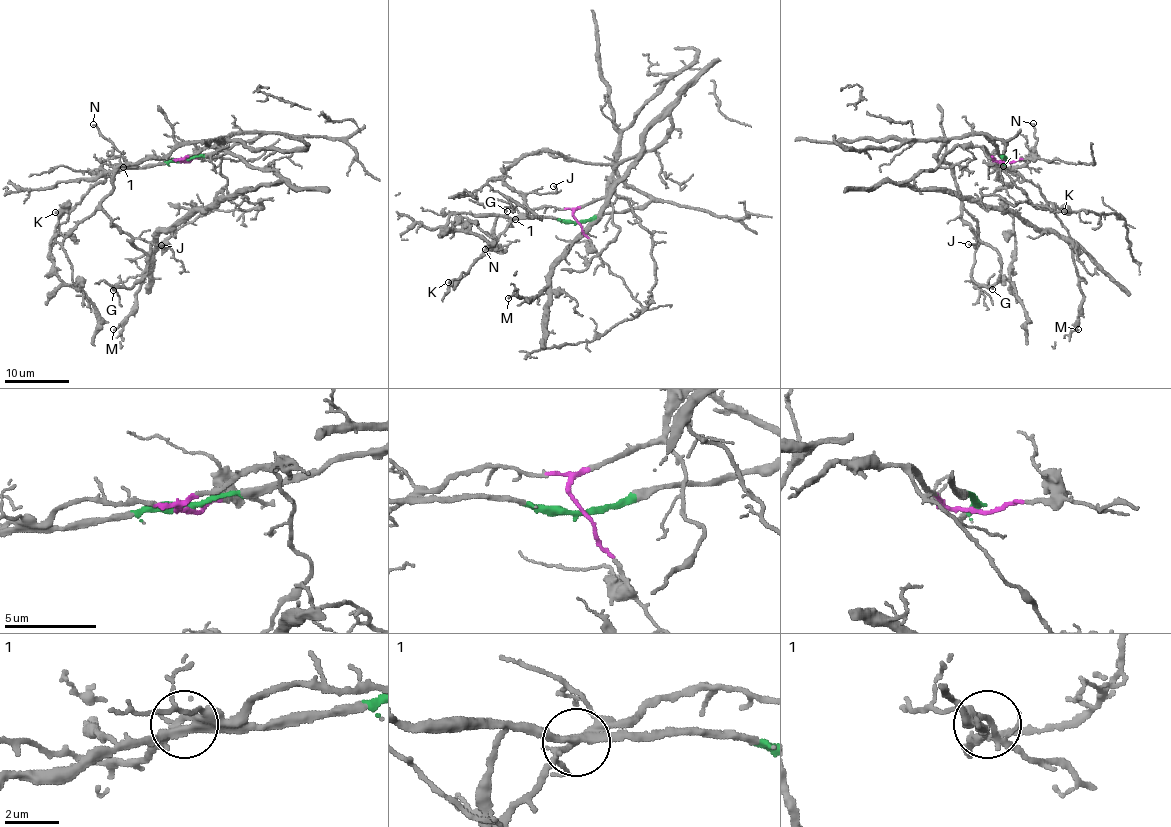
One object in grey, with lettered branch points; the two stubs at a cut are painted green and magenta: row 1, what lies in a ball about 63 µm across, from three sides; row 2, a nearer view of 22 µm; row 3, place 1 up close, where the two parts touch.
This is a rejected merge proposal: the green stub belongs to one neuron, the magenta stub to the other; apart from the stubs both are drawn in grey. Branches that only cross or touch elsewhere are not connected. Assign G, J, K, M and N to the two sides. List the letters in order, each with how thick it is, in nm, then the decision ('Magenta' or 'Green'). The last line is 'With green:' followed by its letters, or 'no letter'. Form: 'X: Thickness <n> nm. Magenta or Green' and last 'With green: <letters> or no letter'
G: Thickness 120 nm. Green
J: Thickness 110 nm. Green
K: Thickness 320 nm. Magenta
M: Thickness 180 nm. Magenta
N: Thickness 170 nm. Green
With green: G, J, N

